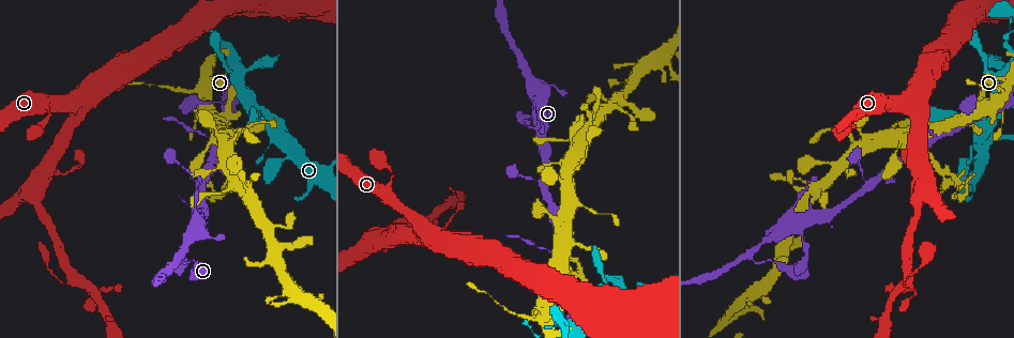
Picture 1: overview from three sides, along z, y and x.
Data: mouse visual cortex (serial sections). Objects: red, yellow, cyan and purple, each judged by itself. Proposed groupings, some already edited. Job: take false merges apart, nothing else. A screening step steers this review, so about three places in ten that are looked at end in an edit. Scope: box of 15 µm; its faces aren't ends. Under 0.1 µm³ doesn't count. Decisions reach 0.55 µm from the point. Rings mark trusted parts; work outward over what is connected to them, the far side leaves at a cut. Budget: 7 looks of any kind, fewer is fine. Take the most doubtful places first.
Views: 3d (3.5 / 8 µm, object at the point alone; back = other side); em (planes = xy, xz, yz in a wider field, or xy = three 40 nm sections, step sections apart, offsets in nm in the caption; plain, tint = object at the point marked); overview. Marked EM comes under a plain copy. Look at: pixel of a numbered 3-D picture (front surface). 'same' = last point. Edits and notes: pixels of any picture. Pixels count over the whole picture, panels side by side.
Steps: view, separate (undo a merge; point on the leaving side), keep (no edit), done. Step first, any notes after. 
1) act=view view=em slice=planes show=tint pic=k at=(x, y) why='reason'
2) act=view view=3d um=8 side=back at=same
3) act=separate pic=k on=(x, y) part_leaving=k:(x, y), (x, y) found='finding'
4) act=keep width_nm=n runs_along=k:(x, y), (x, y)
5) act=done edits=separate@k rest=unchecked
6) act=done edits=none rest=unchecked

act=view view=3d um=3.5 pic=1 at=(192, 91) why='abrupt turn'

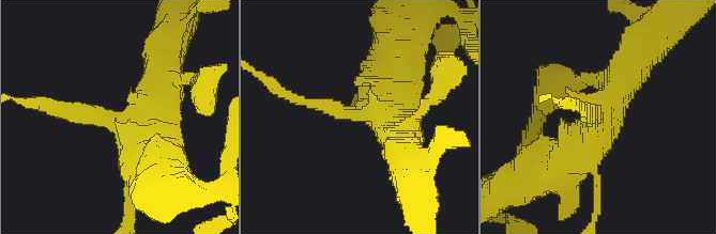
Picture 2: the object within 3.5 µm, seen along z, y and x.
act=view view=em slice=xy step=2 show=tint pic=2 at=(125, 118)

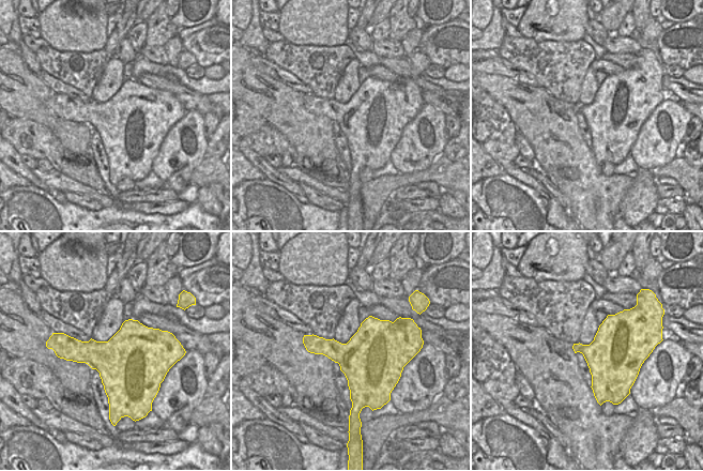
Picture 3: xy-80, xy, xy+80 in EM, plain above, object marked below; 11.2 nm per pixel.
act=view view=em slice=planes show=tint at=same why='another direction'

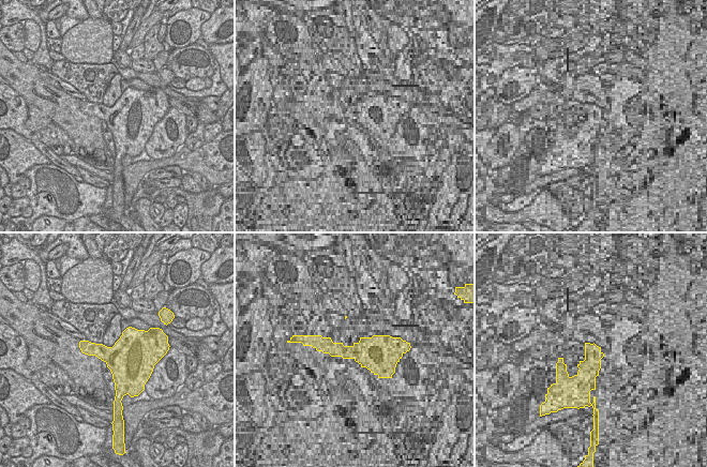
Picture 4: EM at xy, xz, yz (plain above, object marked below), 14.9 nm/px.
act=keep runs_along=2:(608, 91), (567, 157), (518, 183) found='all the same cell'

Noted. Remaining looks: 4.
act=view view=3d um=3.5 pic=1 at=(522, 68) why='a fork'

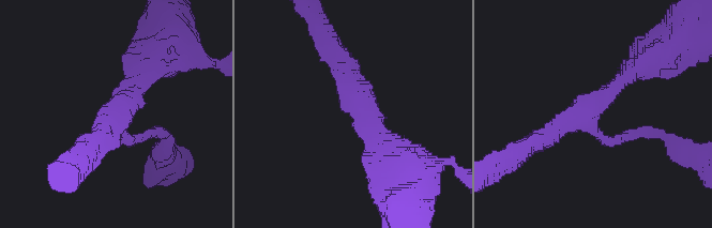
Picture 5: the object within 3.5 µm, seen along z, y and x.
act=view view=em slice=xy step=2 show=tint pic=5 at=(586, 117) arms=3 arm_widths_nm=150,250,300 why='now the EM'

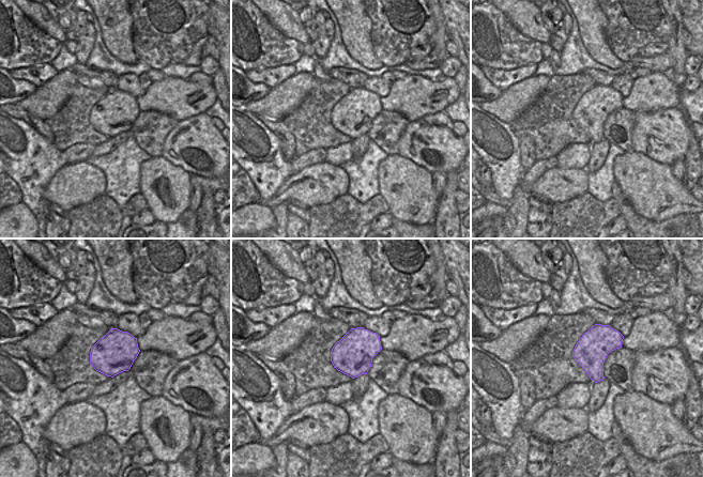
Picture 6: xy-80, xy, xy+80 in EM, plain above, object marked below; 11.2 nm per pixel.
act=view view=em slice=xy step=3 show=tint at=same

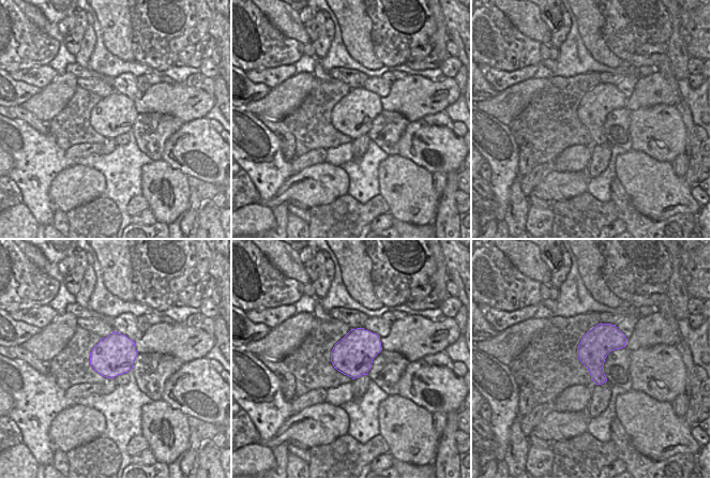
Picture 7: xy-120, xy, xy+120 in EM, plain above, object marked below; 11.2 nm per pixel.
act=keep runs_along=5:(149, 134), (126, 140), (117, 123), (142, 71) found='continuous, no second cell'

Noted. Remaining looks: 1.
act=done edits=none rest=unchecked

